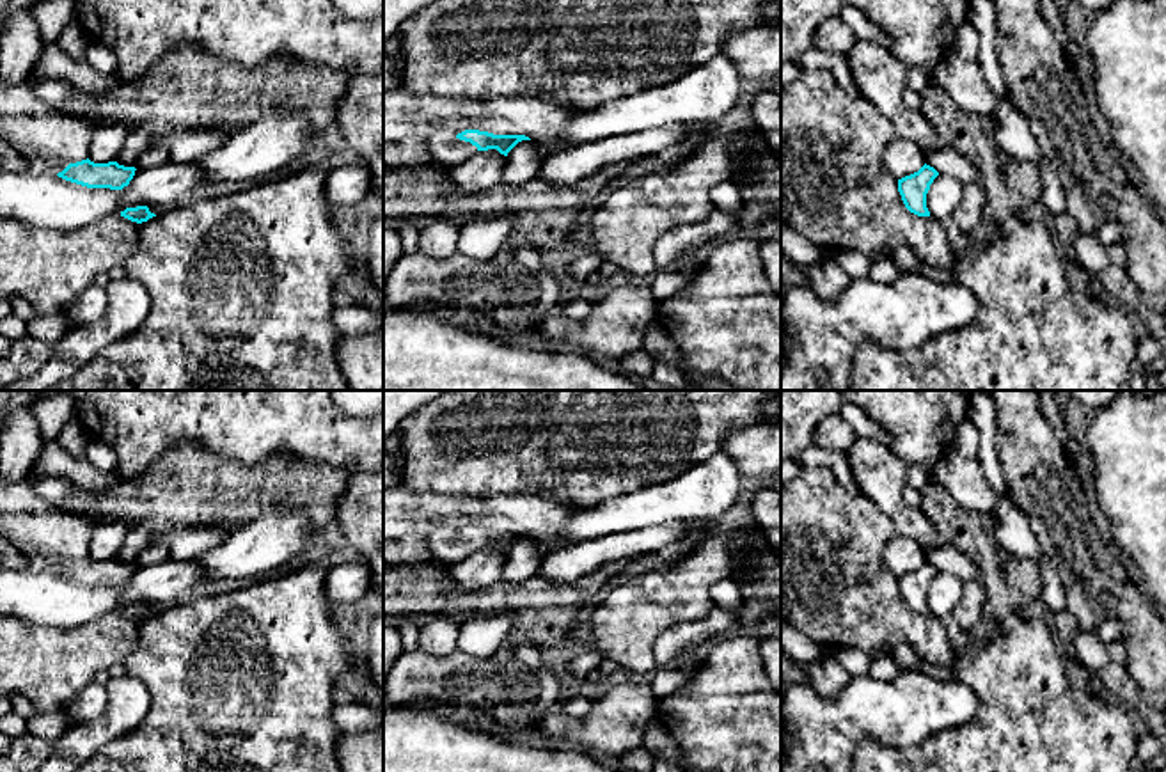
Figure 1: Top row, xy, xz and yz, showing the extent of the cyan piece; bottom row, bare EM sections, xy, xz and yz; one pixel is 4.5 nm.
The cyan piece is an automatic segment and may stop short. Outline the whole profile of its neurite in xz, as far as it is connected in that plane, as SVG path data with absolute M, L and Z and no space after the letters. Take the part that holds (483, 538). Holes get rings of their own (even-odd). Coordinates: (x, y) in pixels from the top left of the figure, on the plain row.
M465 527L456 534L438 529L428 536L428 548L433 561L454 564L472 554L476 548L497 547L508 550L522 538L531 538L525 532L493 532L479 527Z

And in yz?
M925 561L918 570L898 577L898 589L910 611L918 614L930 614L926 605L926 591L937 573L939 570Z

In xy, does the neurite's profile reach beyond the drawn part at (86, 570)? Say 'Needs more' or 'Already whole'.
Needs more

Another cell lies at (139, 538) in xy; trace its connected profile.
M133 527L128 532L128 538L117 554L117 561L124 564L135 564L138 554L151 543L153 536L147 527Z

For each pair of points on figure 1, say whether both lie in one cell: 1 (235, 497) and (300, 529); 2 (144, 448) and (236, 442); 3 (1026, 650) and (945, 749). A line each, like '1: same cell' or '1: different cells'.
1: different cells
2: same cell
3: same cell

